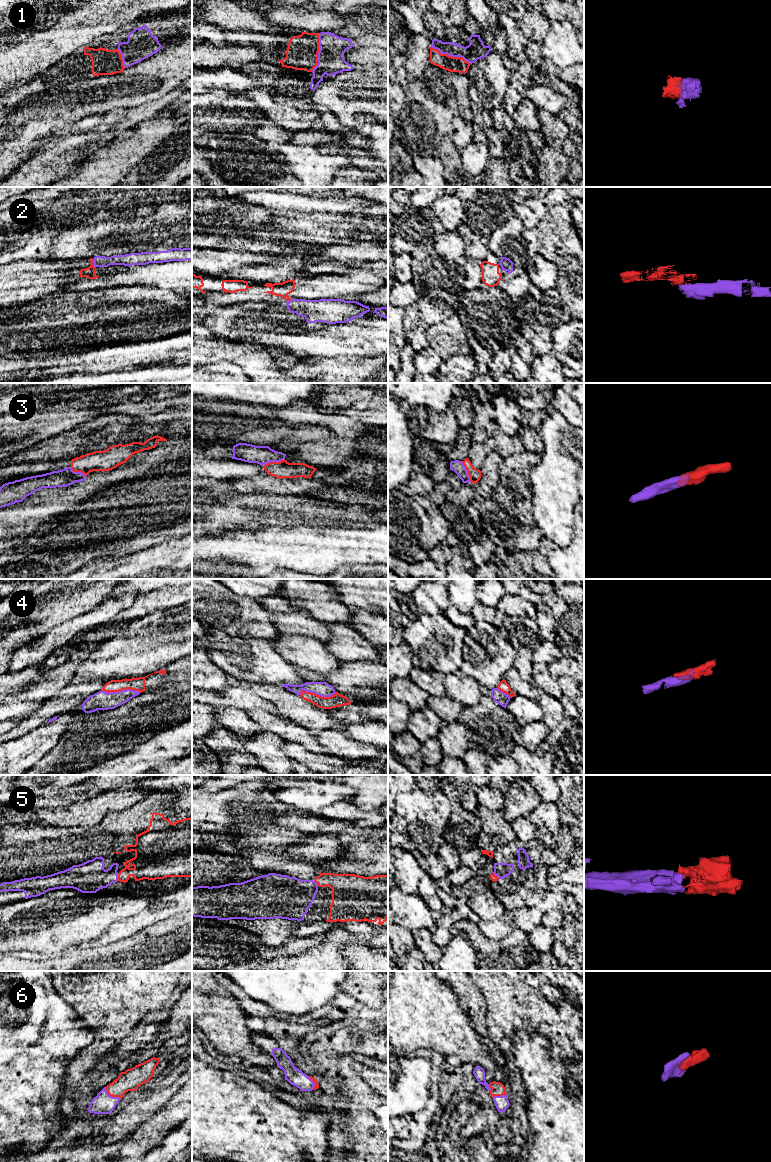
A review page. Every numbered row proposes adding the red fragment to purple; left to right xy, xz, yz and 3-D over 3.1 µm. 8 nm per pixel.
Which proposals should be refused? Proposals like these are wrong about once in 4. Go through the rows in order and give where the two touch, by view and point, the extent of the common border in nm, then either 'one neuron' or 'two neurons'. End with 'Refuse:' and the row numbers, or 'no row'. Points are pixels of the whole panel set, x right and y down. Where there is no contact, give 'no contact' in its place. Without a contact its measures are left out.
1: contact yz (451, 55); length 360 nm; one neuron
2: contact xy (93, 262); length 80 nm; two neurons
3: contact xz (274, 461); length 180 nm; one neuron
4: contact xz (316, 693); length 300 nm; one neuron
5: contact xy (117, 878); length 50 nm; one neuron
6: contact xy (111, 1096); length 160 nm; one neuron
Refuse: 2

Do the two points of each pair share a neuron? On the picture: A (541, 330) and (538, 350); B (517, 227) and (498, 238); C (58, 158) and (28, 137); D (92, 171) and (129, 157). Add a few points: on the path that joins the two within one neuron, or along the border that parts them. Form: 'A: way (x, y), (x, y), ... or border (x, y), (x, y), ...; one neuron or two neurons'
A: way (540, 335), (540, 345); one neuron
B: way (512, 230), (503, 235); one neuron
C: border (35, 154), (17, 169); two neurons
D: way (101, 171), (120, 157); one neuron

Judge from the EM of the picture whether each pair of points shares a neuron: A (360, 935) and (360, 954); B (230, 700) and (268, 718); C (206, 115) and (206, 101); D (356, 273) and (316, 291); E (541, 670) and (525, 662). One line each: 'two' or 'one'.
A: two
B: one
C: one
D: one
E: one

